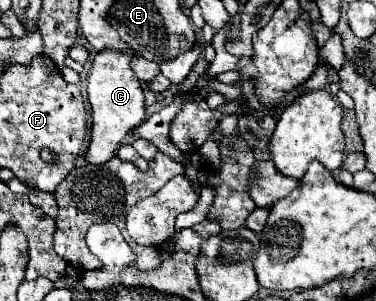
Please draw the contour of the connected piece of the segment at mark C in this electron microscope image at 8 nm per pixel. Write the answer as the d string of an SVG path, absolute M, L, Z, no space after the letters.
M103 49L93 59L93 69L89 73L87 95L93 109L93 127L91 127L91 145L87 151L87 161L101 165L115 155L121 139L143 123L145 119L145 95L139 79L131 69L131 59L135 57L133 51L115 51Z

